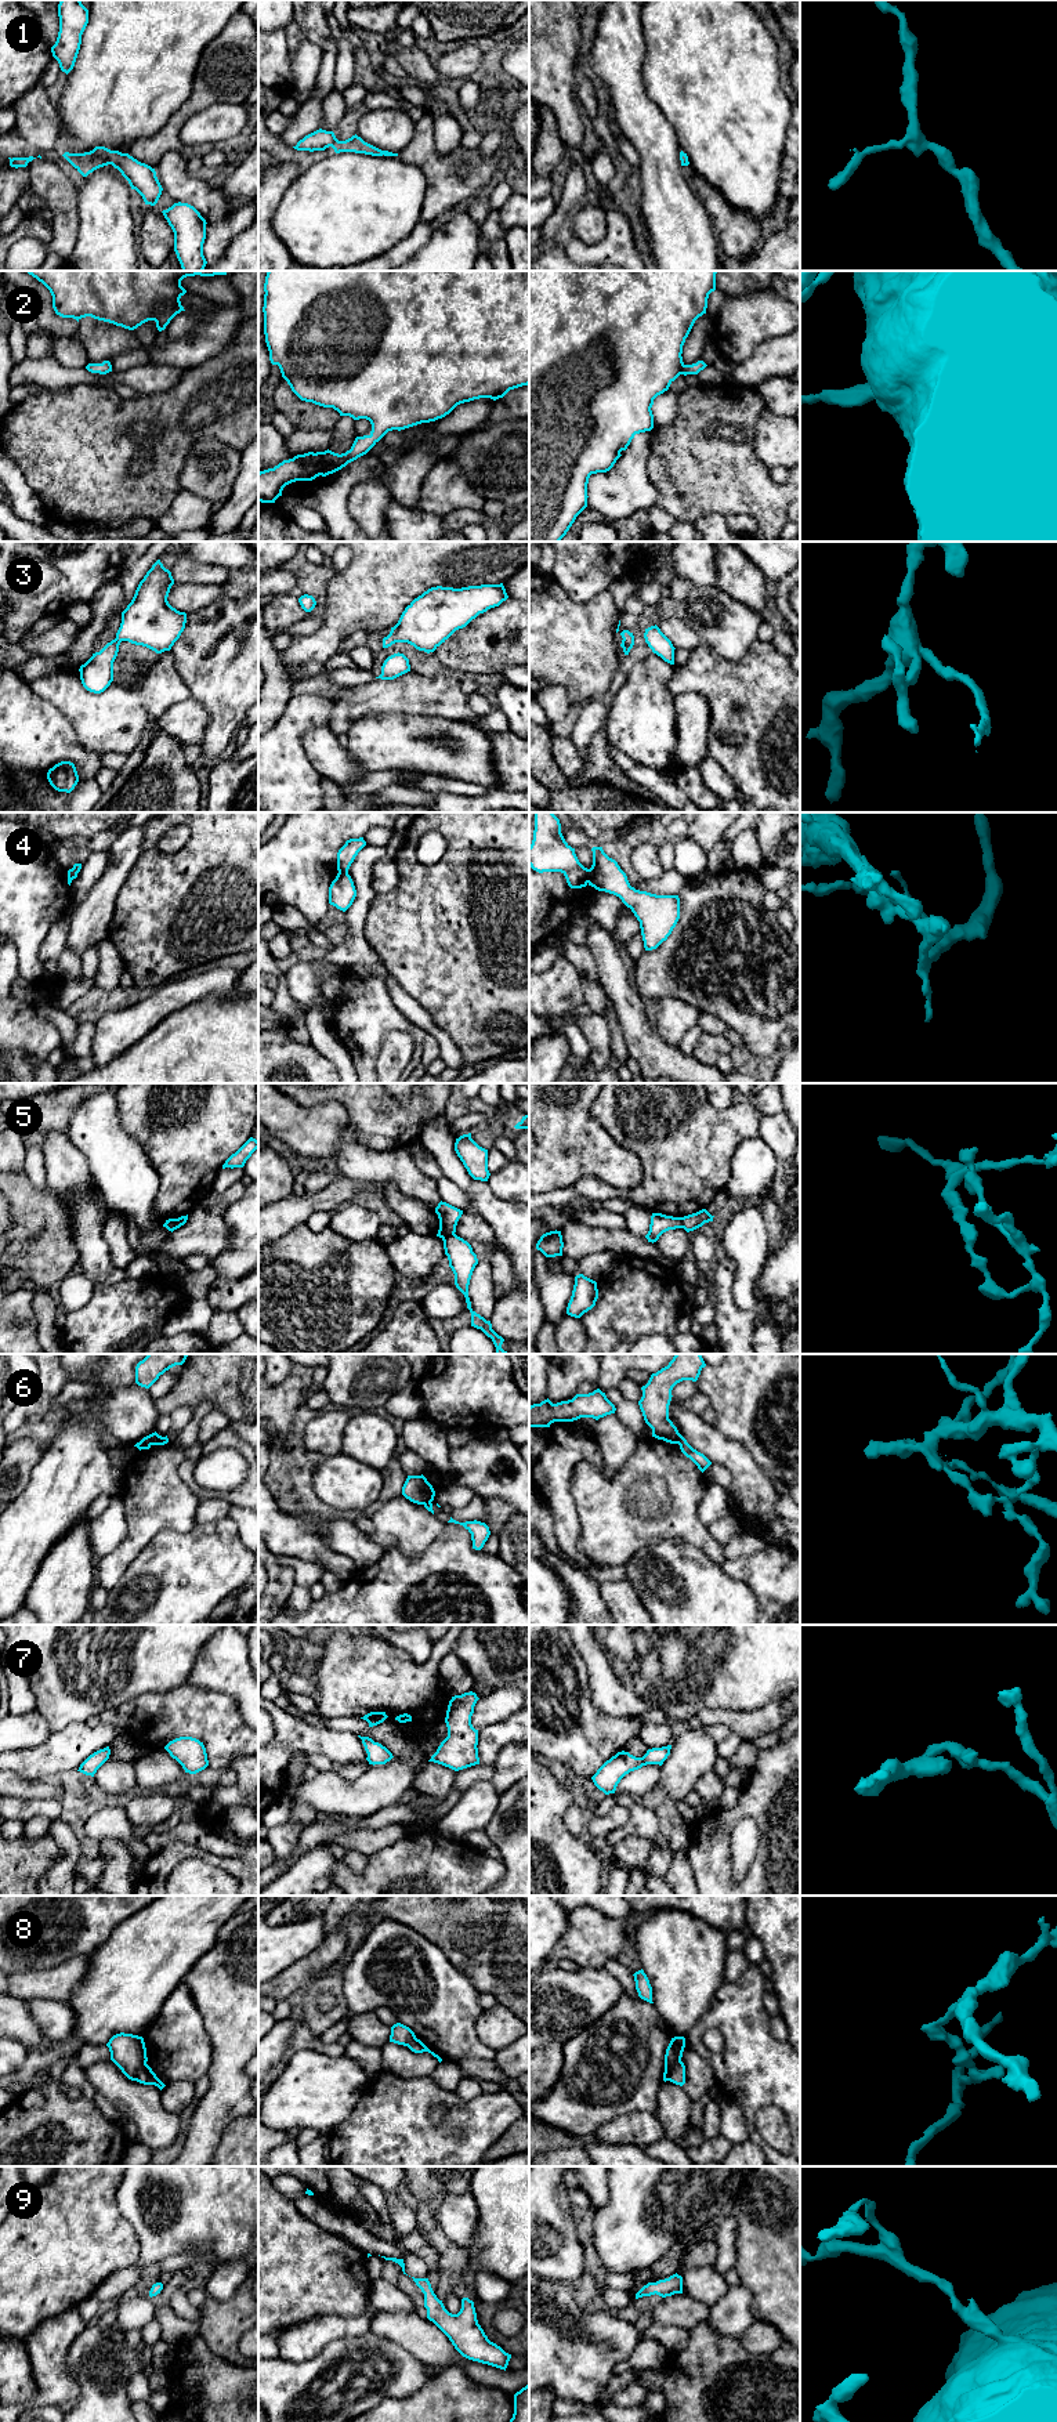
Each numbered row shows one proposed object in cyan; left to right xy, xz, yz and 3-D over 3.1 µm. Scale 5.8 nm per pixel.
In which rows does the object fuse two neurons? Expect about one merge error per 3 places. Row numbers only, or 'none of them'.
4, 5, 6, 8

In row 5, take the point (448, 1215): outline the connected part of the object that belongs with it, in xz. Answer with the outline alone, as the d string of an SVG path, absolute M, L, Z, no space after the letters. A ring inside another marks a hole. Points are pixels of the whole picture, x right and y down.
M441 1201L435 1208L435 1213L439 1219L439 1230L437 1237L444 1239L449 1235L453 1235L456 1232L456 1226L463 1214L463 1210Z

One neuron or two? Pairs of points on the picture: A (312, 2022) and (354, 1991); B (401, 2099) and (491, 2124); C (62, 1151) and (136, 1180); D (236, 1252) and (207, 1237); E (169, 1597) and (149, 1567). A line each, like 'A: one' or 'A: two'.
A: two
B: one
C: two
D: two
E: one

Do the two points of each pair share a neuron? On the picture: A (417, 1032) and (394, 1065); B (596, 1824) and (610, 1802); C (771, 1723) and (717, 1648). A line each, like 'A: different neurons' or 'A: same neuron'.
A: different neurons
B: different neurons
C: different neurons

